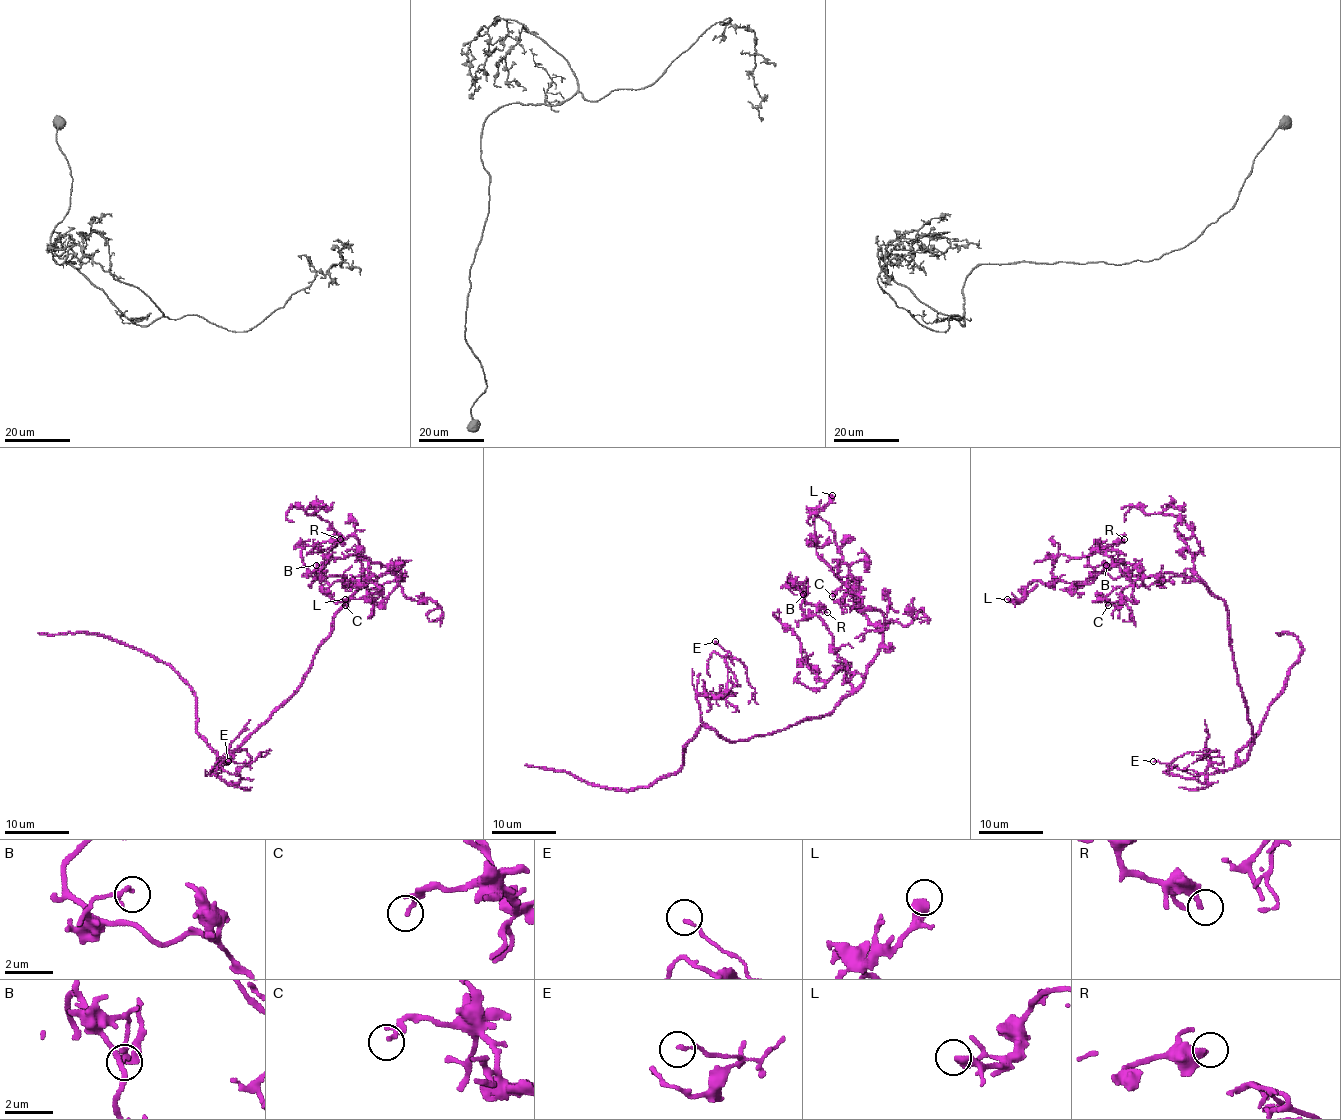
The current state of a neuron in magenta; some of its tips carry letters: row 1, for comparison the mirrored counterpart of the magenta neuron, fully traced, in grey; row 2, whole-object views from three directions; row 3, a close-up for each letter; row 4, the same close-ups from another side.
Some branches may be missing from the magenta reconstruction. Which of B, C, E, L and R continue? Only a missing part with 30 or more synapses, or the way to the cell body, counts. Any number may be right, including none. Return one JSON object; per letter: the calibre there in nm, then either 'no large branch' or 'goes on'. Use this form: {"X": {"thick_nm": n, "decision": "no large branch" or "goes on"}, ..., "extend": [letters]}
{"B": {"thick_nm": 200, "decision": "no large branch"}, "C": {"thick_nm": 180, "decision": "no large branch"}, "E": {"thick_nm": 130, "decision": "no large branch"}, "L": {"thick_nm": 440, "decision": "no large branch"}, "R": {"thick_nm": 280, "decision": "no large branch"}, "extend": []}

